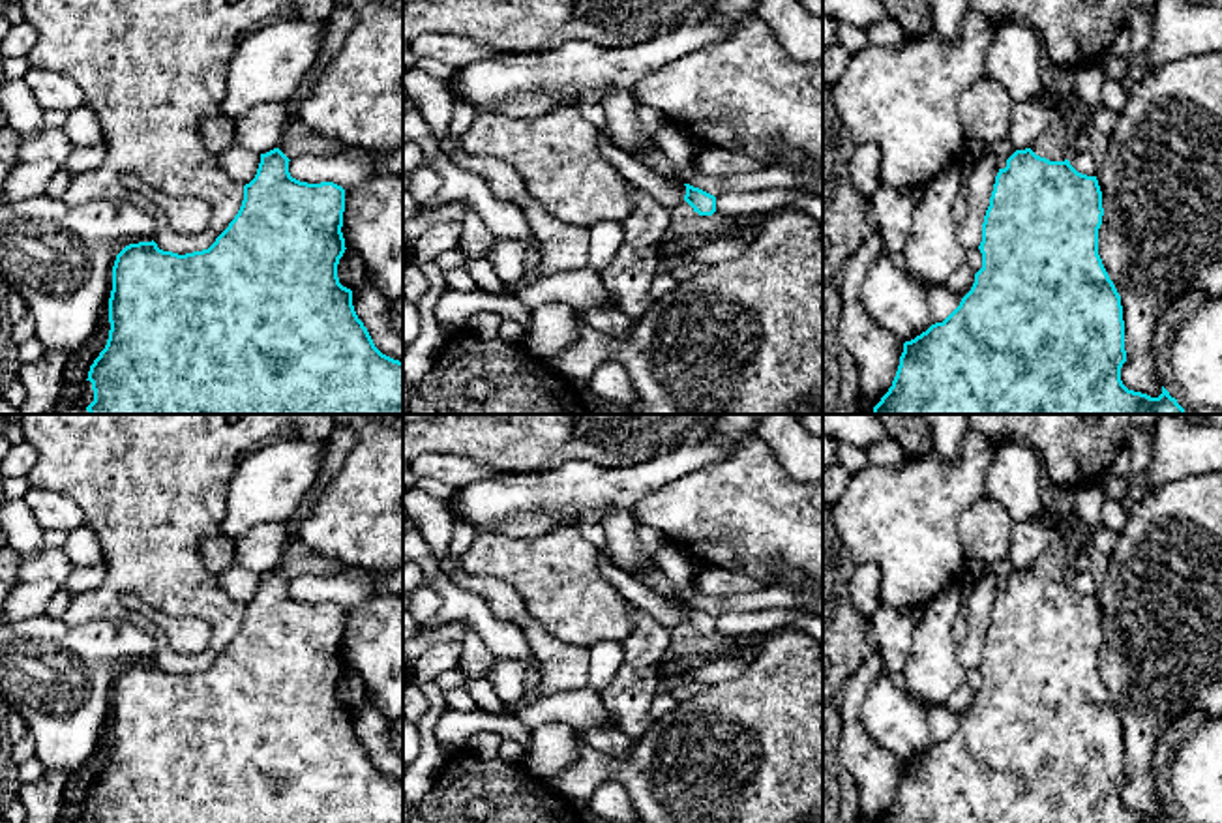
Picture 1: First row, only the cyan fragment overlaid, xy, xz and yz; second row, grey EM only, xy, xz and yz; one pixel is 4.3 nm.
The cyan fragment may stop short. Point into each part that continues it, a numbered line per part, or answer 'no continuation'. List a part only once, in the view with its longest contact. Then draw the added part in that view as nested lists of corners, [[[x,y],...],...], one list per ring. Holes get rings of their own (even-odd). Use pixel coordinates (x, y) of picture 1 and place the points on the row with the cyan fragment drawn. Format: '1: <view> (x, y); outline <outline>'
no continuation

